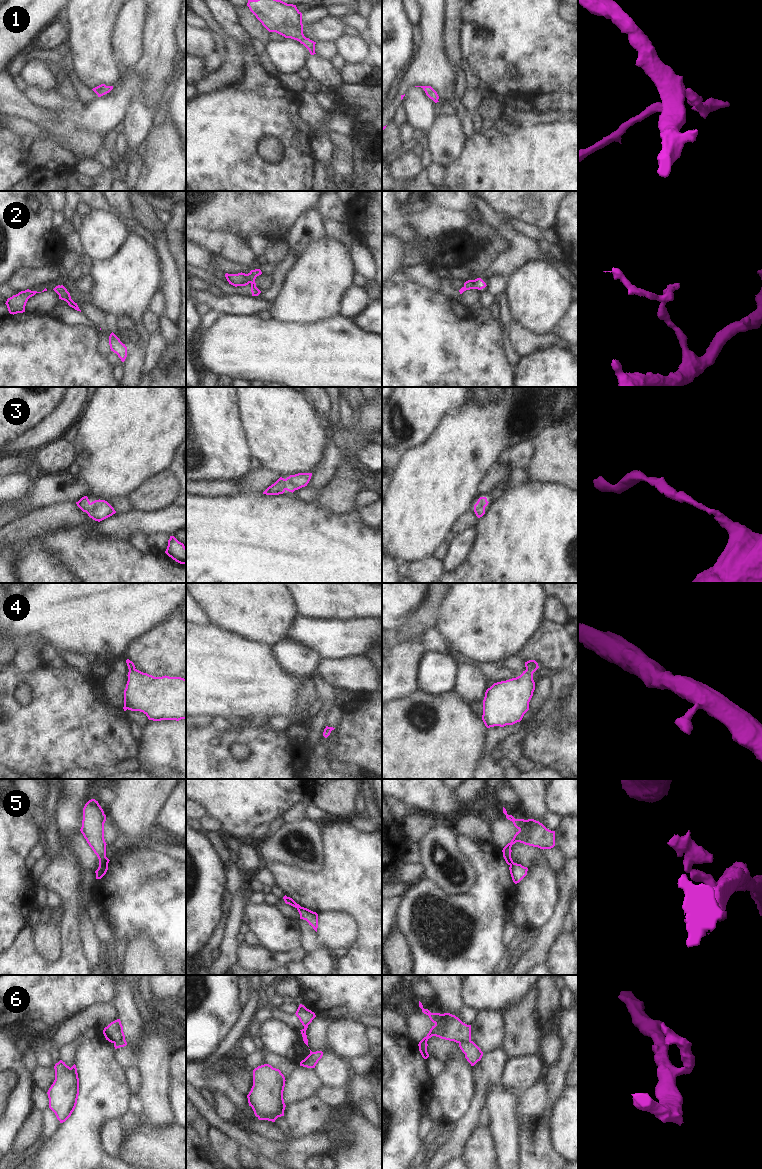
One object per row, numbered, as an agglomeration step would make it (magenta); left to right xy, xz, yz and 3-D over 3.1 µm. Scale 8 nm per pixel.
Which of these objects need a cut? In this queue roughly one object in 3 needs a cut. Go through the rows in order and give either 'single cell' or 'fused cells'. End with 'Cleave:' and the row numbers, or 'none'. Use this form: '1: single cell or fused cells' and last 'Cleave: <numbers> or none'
1: single cell
2: single cell
3: single cell
4: single cell
5: fused cells
6: fused cells
Cleave: 5, 6

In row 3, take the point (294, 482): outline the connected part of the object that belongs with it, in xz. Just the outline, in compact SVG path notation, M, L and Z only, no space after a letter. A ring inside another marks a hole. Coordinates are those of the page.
M298 473L290 475L286 479L280 477L274 484L269 486L263 494L279 495L283 494L286 490L293 493L295 490L307 486L311 476L312 473Z

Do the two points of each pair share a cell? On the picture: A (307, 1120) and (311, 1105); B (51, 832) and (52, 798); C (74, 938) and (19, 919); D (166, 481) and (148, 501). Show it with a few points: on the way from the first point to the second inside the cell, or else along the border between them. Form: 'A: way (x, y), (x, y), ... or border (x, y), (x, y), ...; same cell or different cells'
A: way (308, 1116), (311, 1113), (311, 1109); same cell
B: way (51, 824), (51, 806); same cell
C: border (29, 924), (15, 943); different cells
D: way (163, 486), (153, 496); same cell

